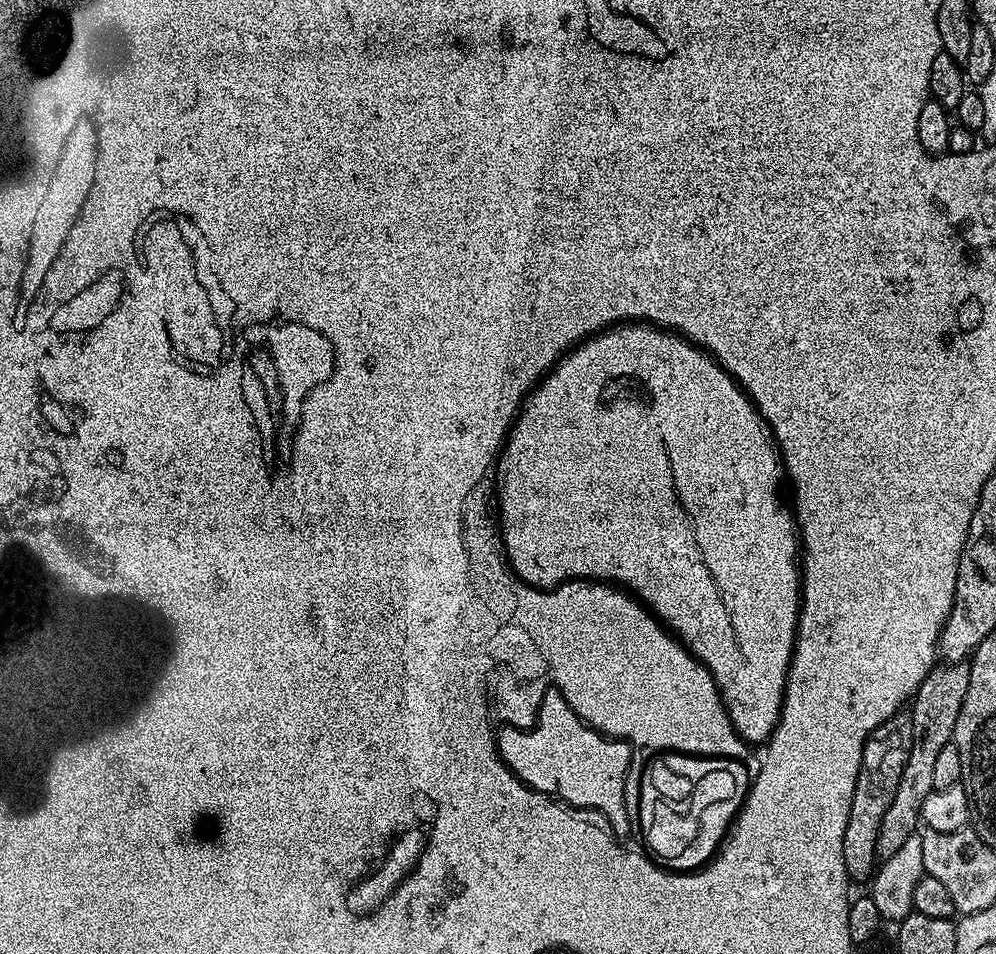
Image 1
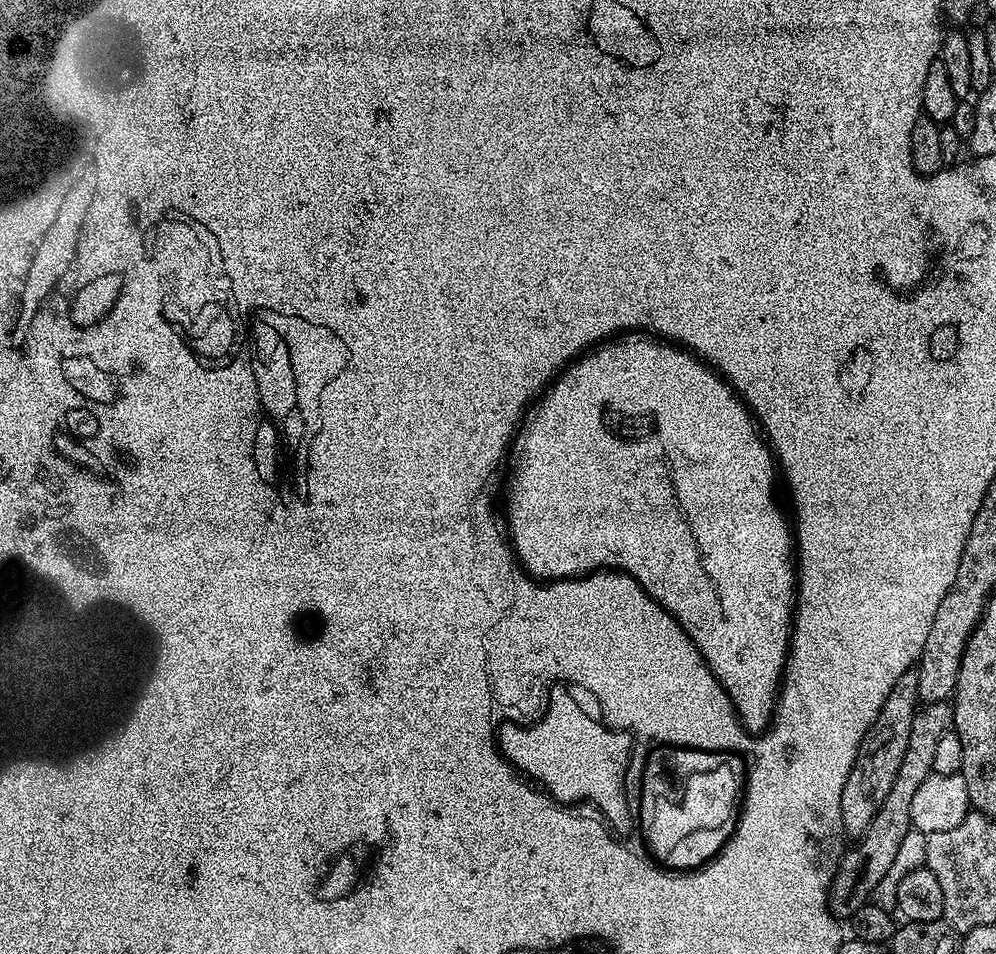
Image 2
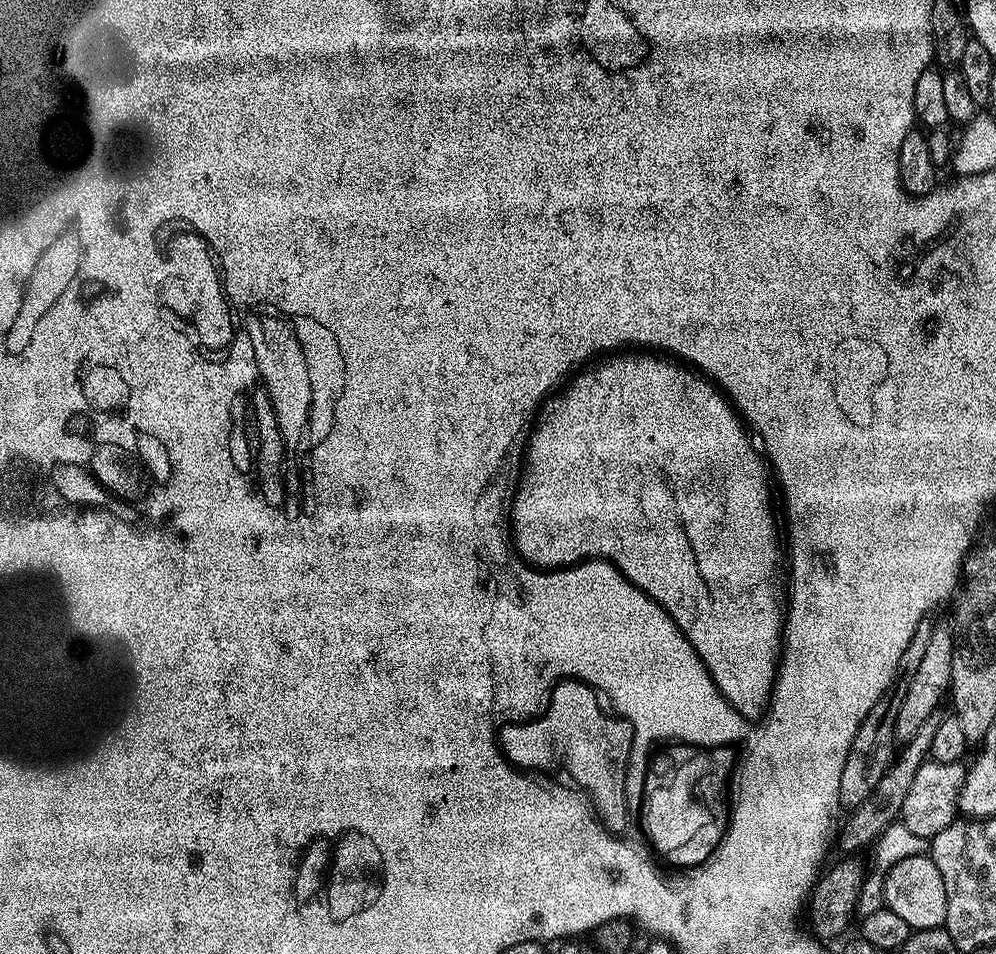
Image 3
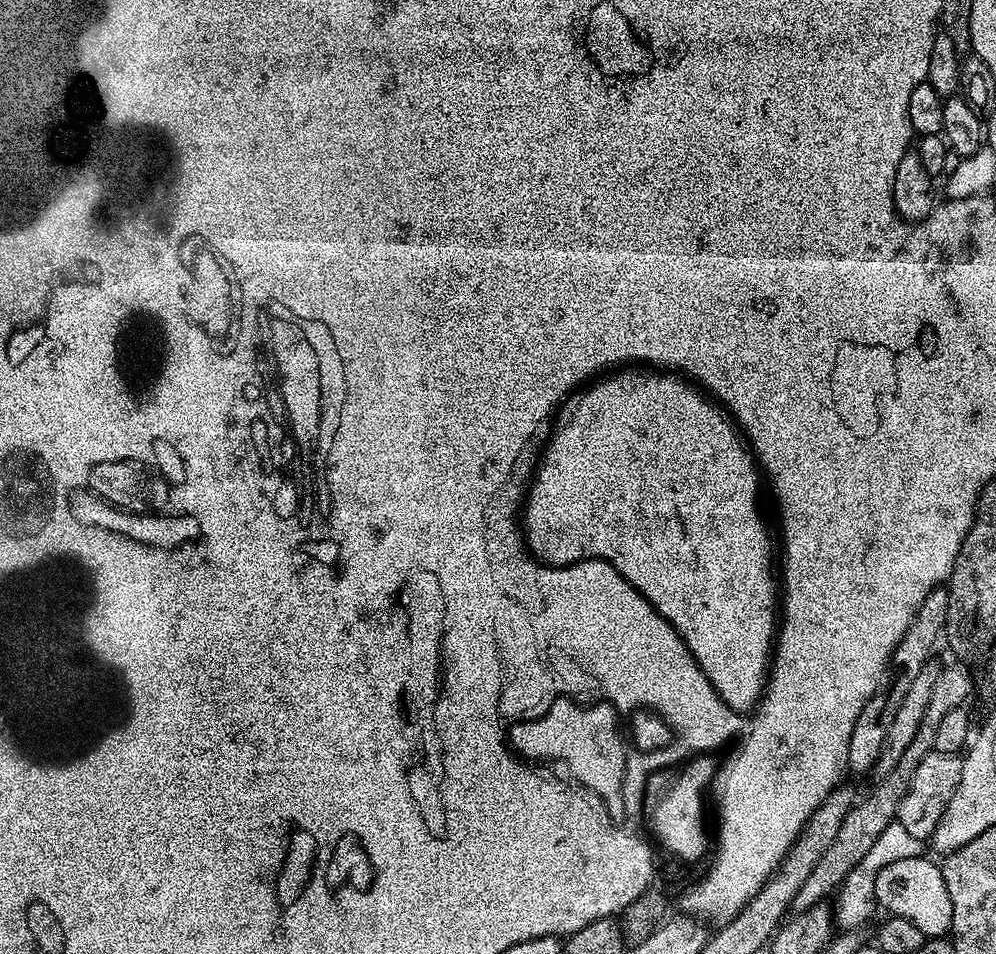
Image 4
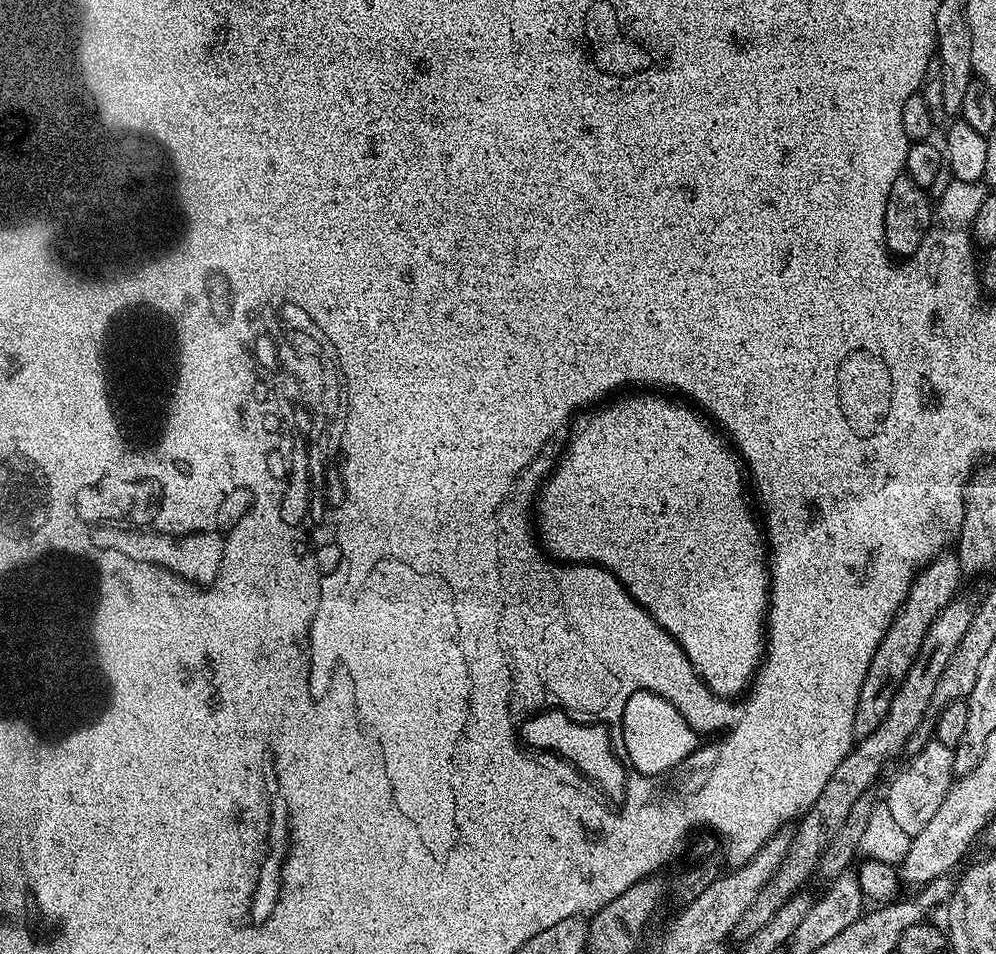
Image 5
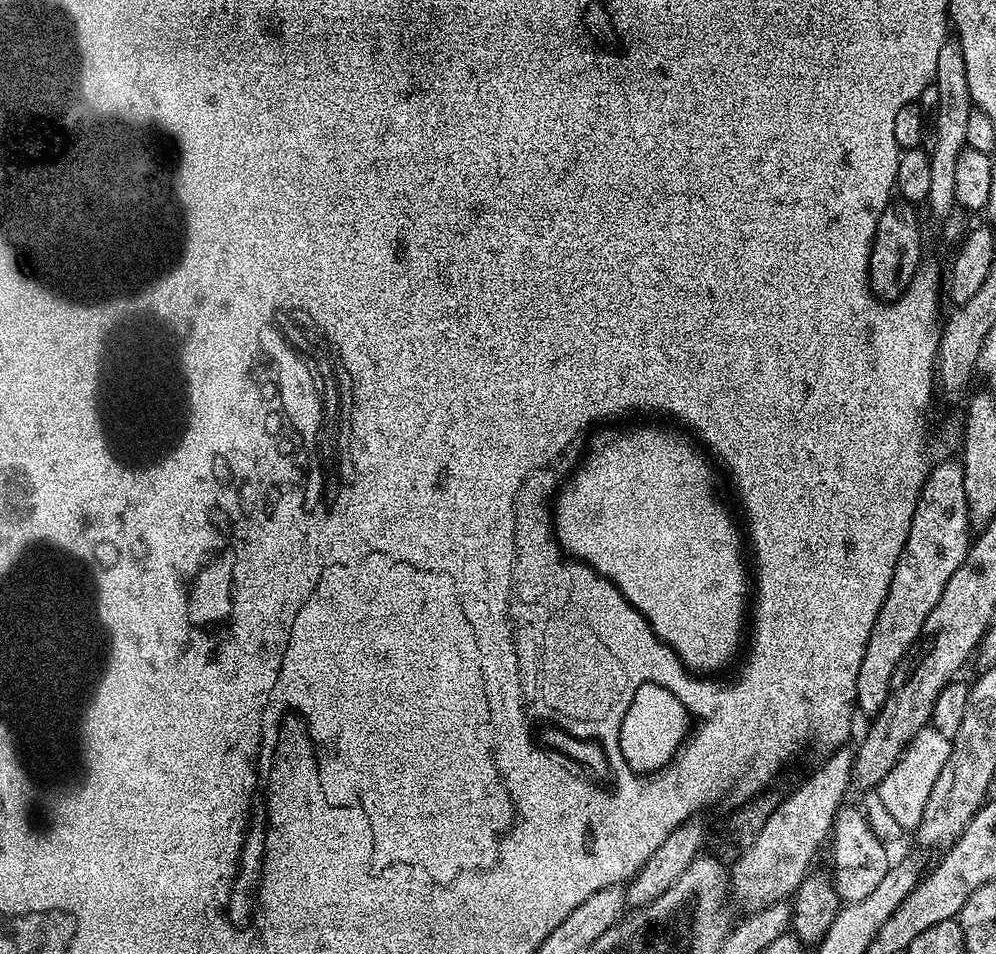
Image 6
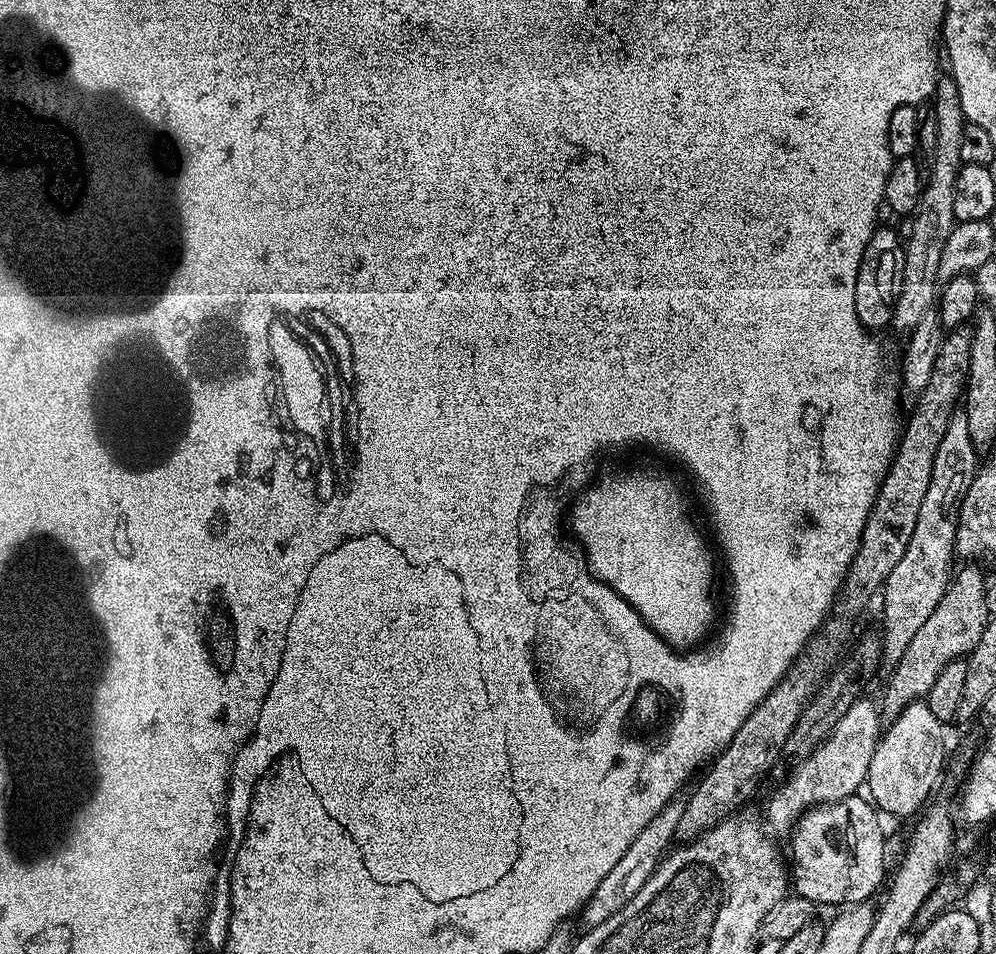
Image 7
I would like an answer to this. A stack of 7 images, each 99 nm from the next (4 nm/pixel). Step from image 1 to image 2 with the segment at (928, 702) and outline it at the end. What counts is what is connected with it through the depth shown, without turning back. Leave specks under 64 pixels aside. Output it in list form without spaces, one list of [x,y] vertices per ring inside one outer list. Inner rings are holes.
[[[951,703],[924,704],[917,711],[910,726],[906,755],[902,758],[902,766],[898,766],[898,775],[894,777],[894,786],[890,786],[890,794],[886,794],[878,814],[874,814],[874,822],[870,822],[870,826],[866,826],[863,834],[853,843],[856,845],[853,848],[851,845],[841,855],[840,865],[836,868],[828,891],[828,908],[833,916],[851,918],[857,910],[873,899],[878,882],[886,878],[886,870],[890,870],[895,856],[898,855],[902,838],[906,838],[906,834],[913,831],[910,806],[914,802],[914,793],[932,775],[938,741],[950,731],[953,731]]]

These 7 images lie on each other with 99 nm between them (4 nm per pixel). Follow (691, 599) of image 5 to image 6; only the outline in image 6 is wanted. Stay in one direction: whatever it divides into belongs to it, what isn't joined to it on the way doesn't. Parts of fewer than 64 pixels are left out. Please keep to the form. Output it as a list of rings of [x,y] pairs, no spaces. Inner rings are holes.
[[[608,428],[591,437],[590,447],[581,459],[577,469],[567,477],[566,483],[559,489],[560,497],[554,500],[554,536],[555,543],[569,557],[589,564],[600,576],[604,576],[614,587],[623,589],[624,584],[636,584],[637,605],[642,606],[646,622],[657,633],[672,632],[670,643],[676,657],[684,661],[684,652],[737,652],[742,648],[740,635],[745,635],[744,595],[749,595],[750,580],[744,577],[744,556],[740,553],[740,532],[732,521],[724,504],[712,493],[712,468],[708,465],[709,457],[699,447],[695,448],[688,440],[667,432],[664,428]]]

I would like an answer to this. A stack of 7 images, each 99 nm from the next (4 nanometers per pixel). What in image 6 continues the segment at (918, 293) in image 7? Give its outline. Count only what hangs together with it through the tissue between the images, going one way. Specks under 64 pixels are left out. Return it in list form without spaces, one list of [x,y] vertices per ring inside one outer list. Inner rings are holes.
[[[950,38],[942,46],[942,51],[938,54],[938,70],[934,83],[938,88],[938,114],[934,117],[936,145],[930,148],[930,194],[926,208],[937,218],[943,218],[952,215],[957,207],[954,178],[959,155],[966,147],[966,126],[974,109],[970,86],[966,86],[966,58],[962,56],[959,40]]]

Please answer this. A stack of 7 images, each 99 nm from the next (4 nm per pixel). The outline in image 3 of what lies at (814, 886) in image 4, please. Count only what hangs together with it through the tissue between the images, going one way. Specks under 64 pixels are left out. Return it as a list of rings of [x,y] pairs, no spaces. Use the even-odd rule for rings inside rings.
[[[935,716],[927,719],[926,722],[922,722],[921,729],[918,730],[914,738],[903,745],[903,748],[899,751],[891,767],[888,768],[886,775],[875,787],[870,798],[851,813],[852,818],[848,824],[846,836],[844,838],[842,836],[840,840],[840,843],[842,842],[846,848],[845,851],[854,852],[860,850],[856,848],[866,845],[869,847],[879,839],[889,825],[899,819],[902,803],[906,800],[906,793],[910,790],[911,783],[914,782],[915,774],[927,759],[931,739],[934,738],[934,733],[938,730],[940,721],[941,719]]]

